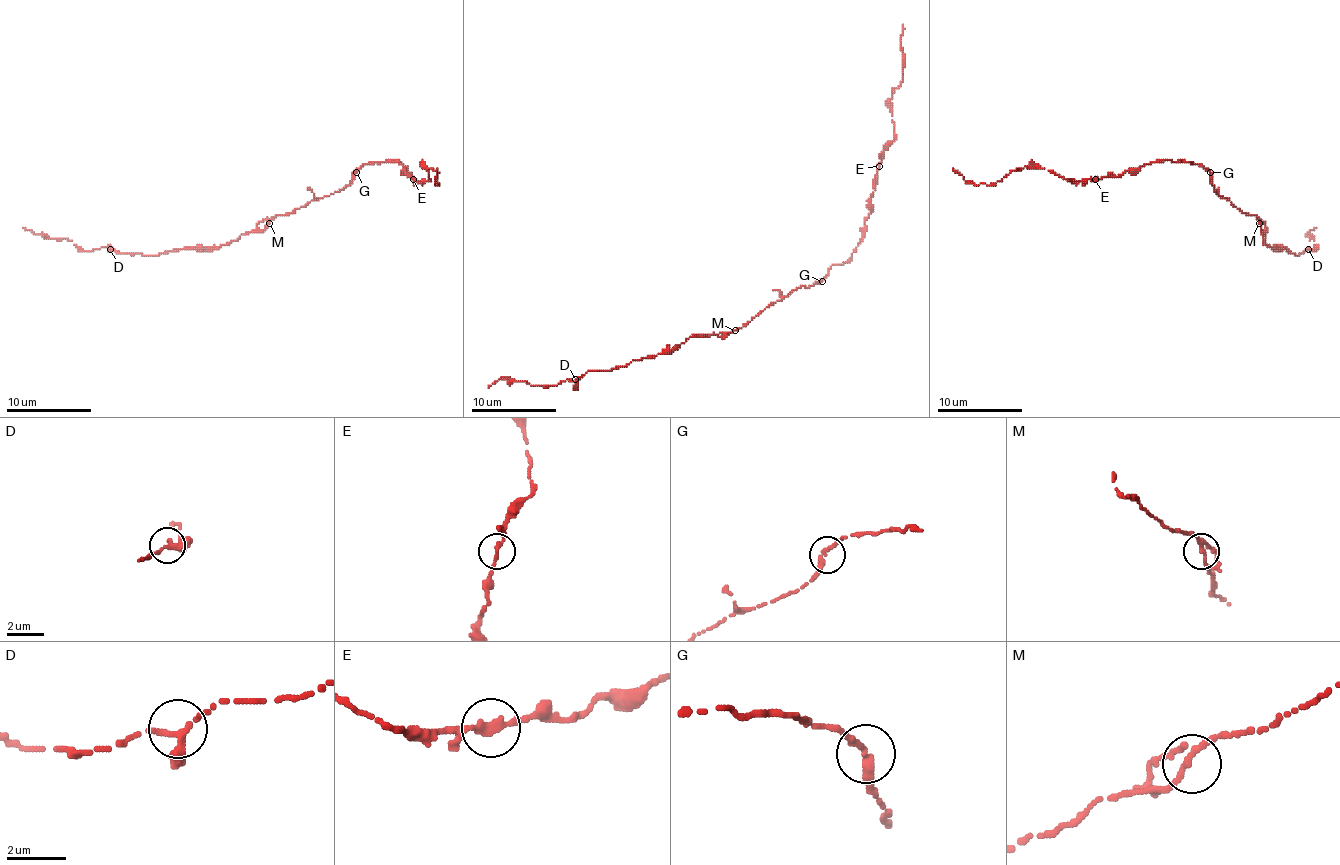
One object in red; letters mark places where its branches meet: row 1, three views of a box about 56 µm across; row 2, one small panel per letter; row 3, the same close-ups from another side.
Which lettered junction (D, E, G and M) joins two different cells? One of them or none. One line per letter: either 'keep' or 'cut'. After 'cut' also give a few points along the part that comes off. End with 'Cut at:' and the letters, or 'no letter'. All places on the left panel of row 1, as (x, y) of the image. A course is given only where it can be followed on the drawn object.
D: keep
E: keep
G: keep
M: keep
Cut at: no letter

